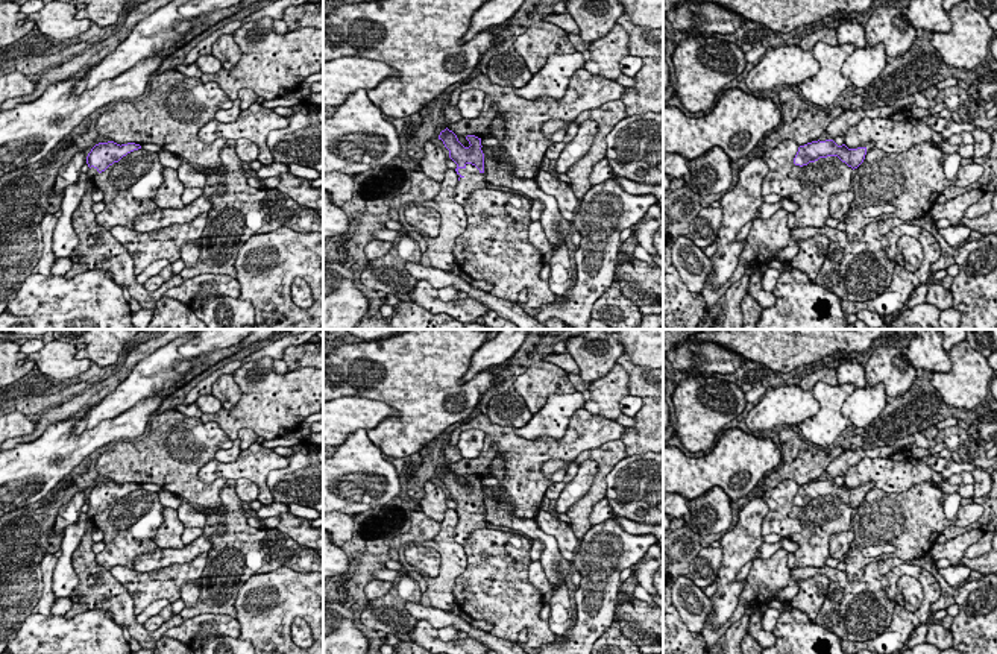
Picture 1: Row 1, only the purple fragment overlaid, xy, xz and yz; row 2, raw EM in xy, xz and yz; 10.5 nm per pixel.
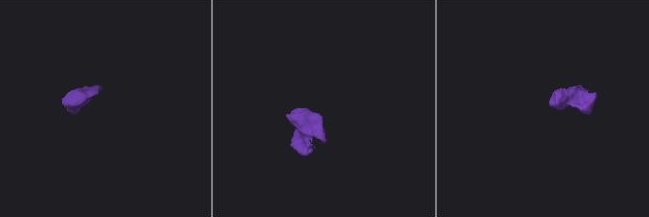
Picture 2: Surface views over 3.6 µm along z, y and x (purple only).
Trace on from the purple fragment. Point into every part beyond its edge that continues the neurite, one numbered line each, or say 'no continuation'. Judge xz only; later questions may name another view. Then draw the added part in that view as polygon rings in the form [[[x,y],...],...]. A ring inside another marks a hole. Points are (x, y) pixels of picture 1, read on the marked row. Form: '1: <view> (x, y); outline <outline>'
1: xz (474, 179); outline [[[466,164],[464,168],[458,168],[458,173],[460,181],[455,187],[454,199],[460,205],[464,205],[472,191],[486,188],[487,181],[484,175],[472,164]]]

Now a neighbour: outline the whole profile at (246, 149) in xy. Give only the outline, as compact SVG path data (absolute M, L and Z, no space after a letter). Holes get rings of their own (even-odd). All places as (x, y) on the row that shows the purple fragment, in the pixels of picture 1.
M240 138L235 140L235 153L244 164L250 164L258 158L258 147L253 141Z

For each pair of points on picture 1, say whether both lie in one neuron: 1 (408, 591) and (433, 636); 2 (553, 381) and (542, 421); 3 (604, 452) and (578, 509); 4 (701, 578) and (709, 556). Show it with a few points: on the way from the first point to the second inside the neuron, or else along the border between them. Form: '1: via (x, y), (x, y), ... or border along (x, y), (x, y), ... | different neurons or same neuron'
1: border along (419, 621), (408, 638) | different neurons
2: border along (575, 390), (550, 395), (533, 415) | different neurons
3: via (604, 466), (598, 490), (592, 496) | same neuron
4: via (703, 572), (707, 562) | same neuron

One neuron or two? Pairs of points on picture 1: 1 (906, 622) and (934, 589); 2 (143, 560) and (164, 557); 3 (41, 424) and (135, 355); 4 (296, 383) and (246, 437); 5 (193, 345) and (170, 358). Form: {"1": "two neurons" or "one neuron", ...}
{"1": "one neuron", "2": "one neuron", "3": "one neuron", "4": "two neurons", "5": "two neurons"}

